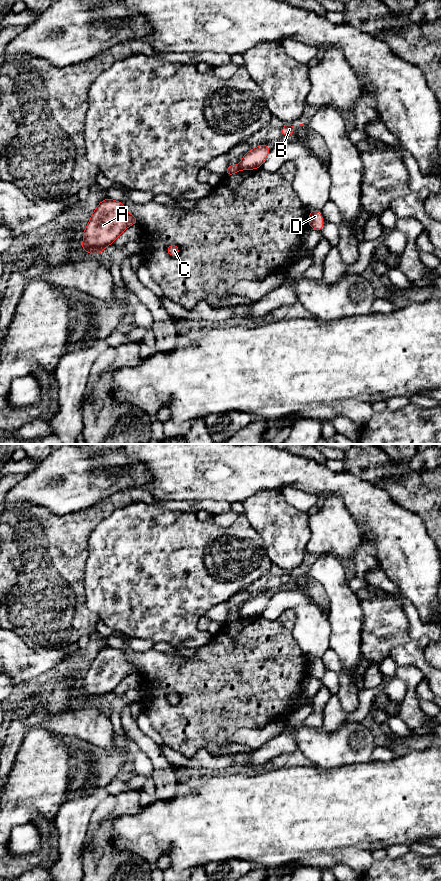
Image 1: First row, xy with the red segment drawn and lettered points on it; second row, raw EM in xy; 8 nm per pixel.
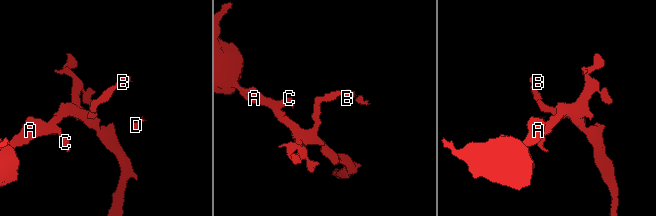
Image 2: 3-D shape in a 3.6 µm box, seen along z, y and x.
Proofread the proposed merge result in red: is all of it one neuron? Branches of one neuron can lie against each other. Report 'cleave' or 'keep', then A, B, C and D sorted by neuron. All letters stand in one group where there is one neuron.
cleave; groups A C / B D

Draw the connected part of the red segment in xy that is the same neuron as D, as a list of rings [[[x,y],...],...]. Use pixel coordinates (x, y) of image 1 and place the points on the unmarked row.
[[[319,658],[310,659],[310,663],[308,666],[308,672],[312,677],[317,678],[317,679],[322,679],[324,668]]]

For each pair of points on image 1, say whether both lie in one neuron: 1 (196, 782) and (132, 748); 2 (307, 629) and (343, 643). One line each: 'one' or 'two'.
1: two
2: two

